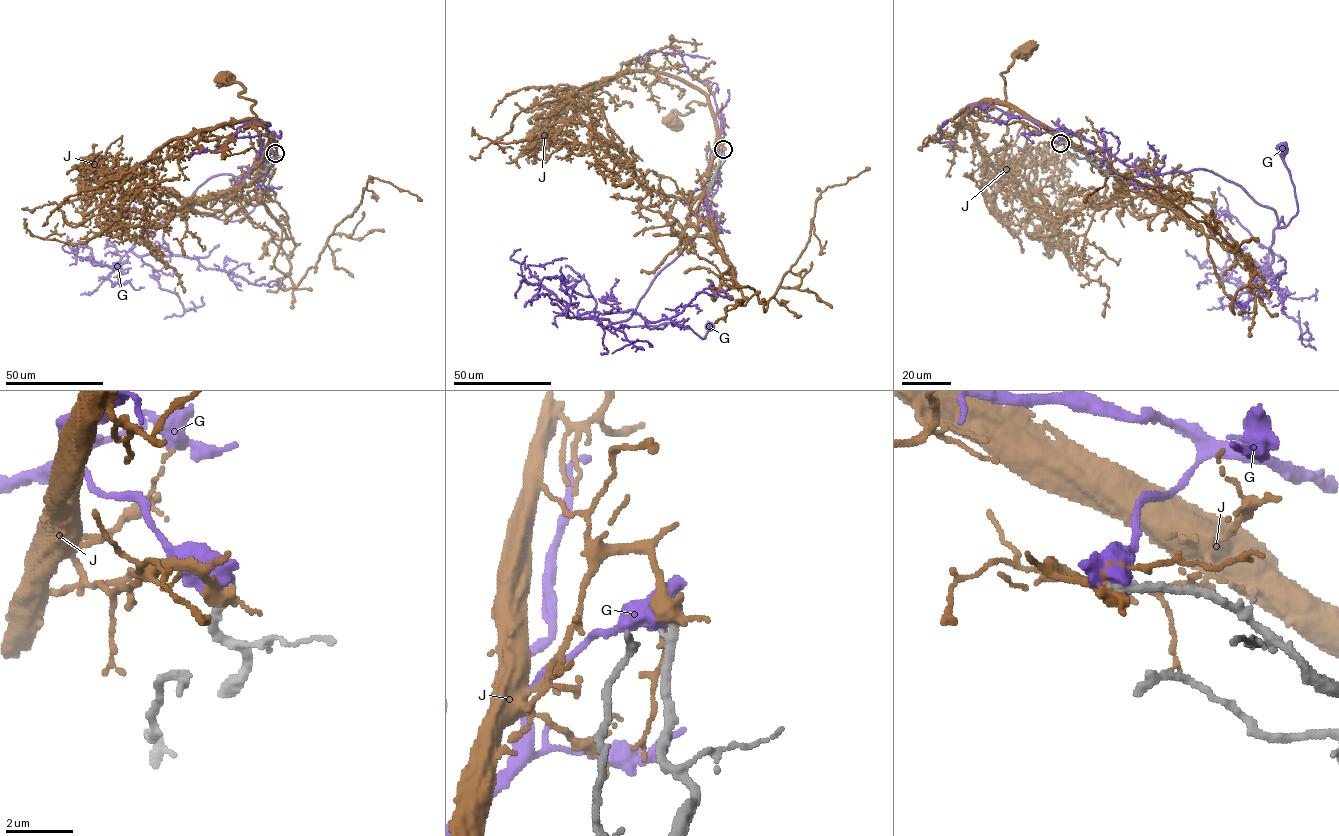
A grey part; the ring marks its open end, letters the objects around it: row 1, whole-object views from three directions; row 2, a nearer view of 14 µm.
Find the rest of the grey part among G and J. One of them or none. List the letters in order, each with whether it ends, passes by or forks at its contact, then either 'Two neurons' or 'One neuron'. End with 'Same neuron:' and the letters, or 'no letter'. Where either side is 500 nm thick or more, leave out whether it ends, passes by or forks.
G: Two neurons
J: It forks there. Two neurons
Same neuron: no letter

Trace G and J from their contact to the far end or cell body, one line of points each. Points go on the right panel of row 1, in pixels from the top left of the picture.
G: (1060, 142), (1079, 135), (1148, 175), (1217, 173), (1269, 207), (1280, 228), (1297, 205), (1282, 149)
J: (1060, 143), (1055, 141), (1066, 141), (1004, 103), (1001, 74), (1023, 47), (1027, 48)

